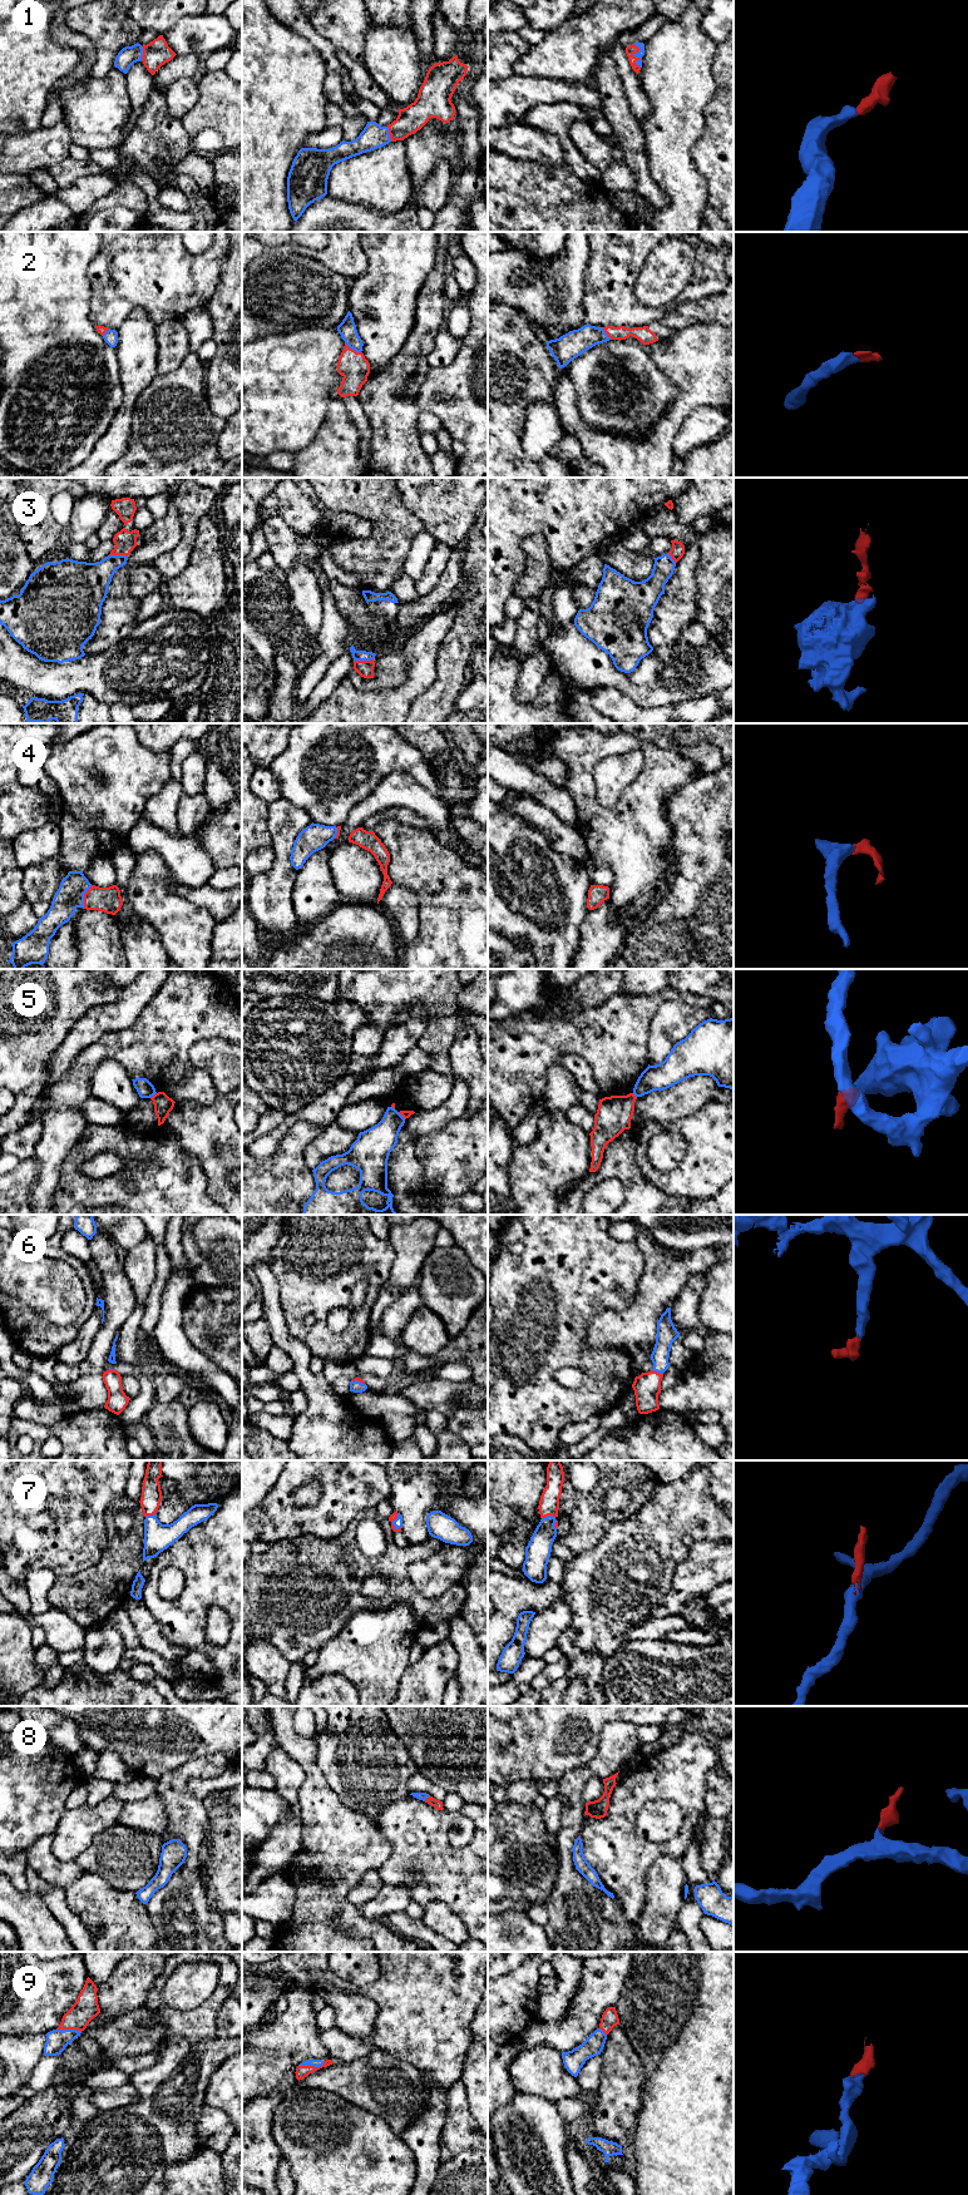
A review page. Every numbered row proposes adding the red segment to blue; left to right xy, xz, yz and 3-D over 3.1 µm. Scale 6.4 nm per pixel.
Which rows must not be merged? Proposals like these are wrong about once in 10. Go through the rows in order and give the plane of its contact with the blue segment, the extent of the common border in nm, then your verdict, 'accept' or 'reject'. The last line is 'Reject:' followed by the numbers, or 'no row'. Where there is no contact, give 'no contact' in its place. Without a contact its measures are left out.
1: yz | 160 nm | accept
2: xz | 120 nm | accept
3: xz | 130 nm | accept
4: xy | 160 nm | accept
5: xy | 60 nm | reject
6: yz | 80 nm | accept
7: xz | 110 nm | accept
8: xz | 50 nm | accept
9: xz | 170 nm | accept
Reject: 5

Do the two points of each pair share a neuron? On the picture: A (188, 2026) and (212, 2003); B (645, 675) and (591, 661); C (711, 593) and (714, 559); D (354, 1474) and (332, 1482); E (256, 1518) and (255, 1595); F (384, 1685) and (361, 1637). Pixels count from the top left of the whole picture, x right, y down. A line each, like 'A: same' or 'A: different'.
A: same
B: same
C: same
D: same
E: different
F: same

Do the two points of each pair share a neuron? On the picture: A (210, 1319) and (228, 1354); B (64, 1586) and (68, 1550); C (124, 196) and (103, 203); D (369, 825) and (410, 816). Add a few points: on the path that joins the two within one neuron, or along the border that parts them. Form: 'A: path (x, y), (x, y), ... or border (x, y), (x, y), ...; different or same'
A: path (218, 1328), (228, 1338), (228, 1345); same
B: border (93, 1566), (72, 1576), (57, 1577); different
C: path (119, 197), (108, 201); same
D: path (379, 817), (383, 815), (400, 815); same

